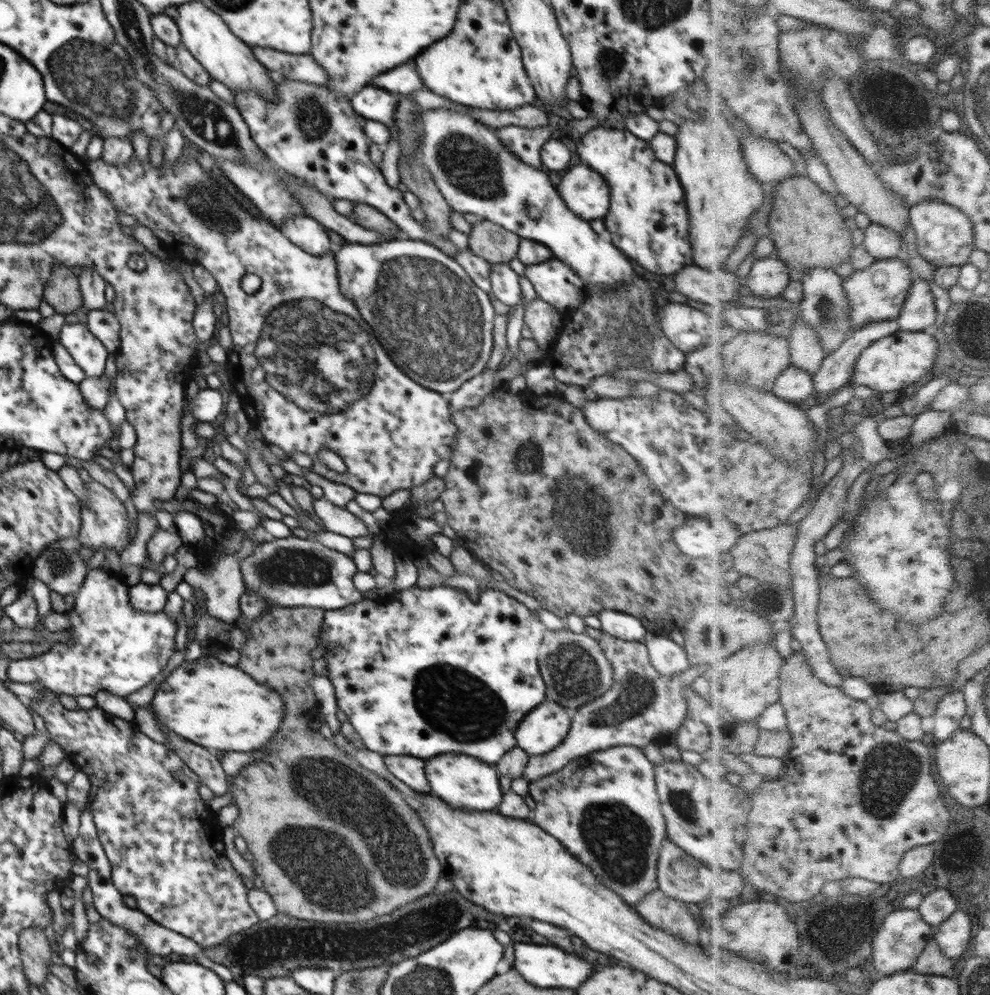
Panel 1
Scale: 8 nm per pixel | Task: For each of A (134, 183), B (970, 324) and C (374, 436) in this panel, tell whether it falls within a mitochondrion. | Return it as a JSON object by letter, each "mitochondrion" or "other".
{"A":"other","B":"mitochondrion","C":"other"}

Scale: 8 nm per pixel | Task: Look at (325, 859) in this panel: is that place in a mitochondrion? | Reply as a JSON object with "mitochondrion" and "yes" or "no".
{"mitochondrion":"yes"}

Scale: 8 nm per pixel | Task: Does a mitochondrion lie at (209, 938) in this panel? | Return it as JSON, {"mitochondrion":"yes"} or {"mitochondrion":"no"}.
{"mitochondrion":"no"}

